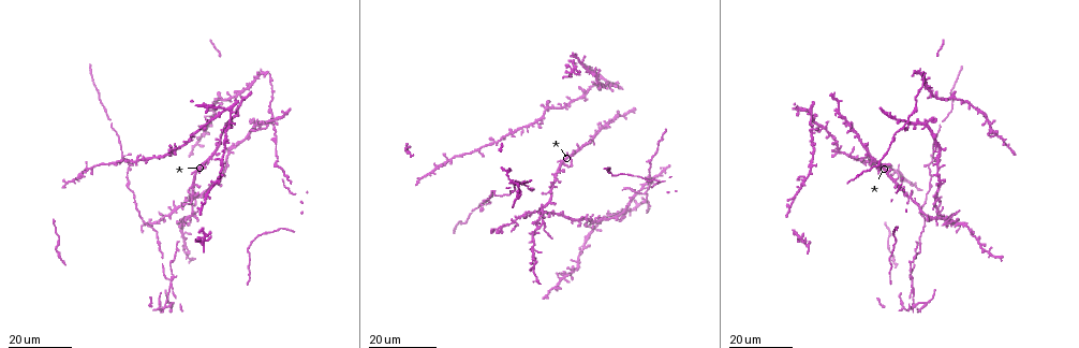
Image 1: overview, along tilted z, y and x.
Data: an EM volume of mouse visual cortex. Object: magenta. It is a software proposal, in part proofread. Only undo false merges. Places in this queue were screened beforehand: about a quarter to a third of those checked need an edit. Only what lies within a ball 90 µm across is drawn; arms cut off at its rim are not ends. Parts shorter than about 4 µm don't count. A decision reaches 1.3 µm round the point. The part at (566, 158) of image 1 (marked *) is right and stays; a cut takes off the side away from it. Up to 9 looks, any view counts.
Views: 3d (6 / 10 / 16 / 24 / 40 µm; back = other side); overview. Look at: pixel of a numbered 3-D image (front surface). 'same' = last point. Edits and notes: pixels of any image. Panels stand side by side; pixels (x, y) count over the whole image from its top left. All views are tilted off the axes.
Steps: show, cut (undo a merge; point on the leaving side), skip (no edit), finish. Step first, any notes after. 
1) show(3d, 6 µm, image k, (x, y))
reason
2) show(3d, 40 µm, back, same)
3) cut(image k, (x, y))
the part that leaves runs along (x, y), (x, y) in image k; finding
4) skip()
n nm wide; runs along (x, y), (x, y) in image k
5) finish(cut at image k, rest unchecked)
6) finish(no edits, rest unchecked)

show(3d, 24 µm, image 1, (929, 169))
arms run side by side

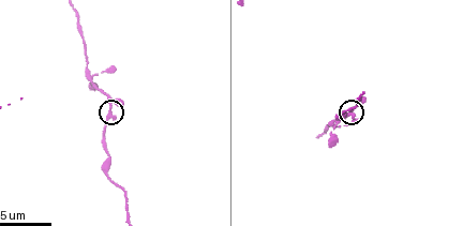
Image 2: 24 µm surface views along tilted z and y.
show(3d, 6 µm, image 2, (112, 107))
zoom in

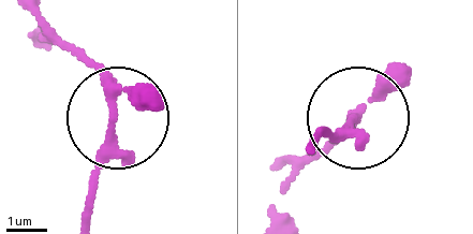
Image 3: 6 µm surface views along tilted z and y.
skip()
runs along (311, 146), (355, 118), (295, 161) in image 3; one neuron here

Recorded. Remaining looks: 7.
show(3d, 16 µm, image 1, (546, 225))
three arms meet

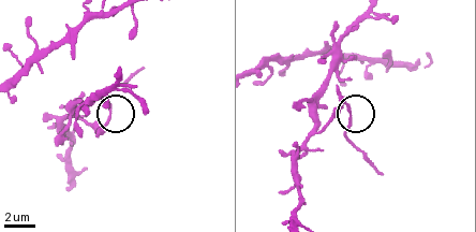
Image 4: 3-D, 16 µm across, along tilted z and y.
show(3d, 10 µm, image 4, (346, 107))
zoom in

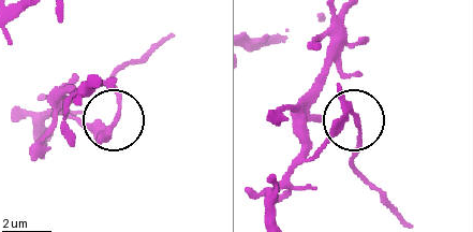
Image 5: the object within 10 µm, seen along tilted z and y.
cut(image 5, (119, 107))
3 arms; the part that leaves runs along (345, 115), (361, 140), (354, 165), (405, 221) in image 5; two neurons meet here

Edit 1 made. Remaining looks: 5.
show(3d, 16 µm, image 1, (142, 224))
a narrow waist

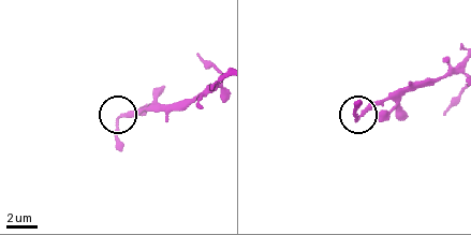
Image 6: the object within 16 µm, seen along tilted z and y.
show(3d, 10 µm, image 6, (116, 121))
closer look

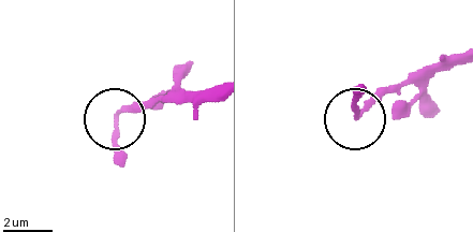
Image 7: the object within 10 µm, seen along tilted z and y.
show(3d, 6 µm, image 7, (358, 116))
closer look

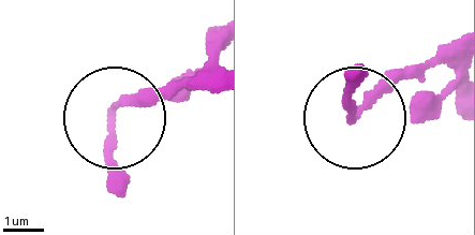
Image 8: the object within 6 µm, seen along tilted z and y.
skip()
continuous, no second neuron

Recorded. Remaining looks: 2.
show(3d, 16 µm, image 1, (970, 230))
calibre changes

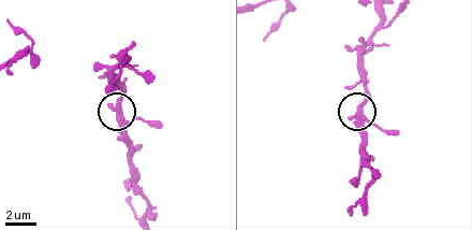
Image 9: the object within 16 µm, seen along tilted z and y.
show(3d, 10 µm, image 9, (119, 116))

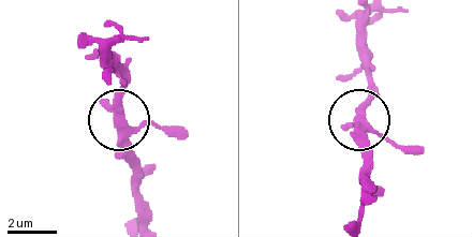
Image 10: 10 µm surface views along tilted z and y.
skip()
4 arms; one neuron here

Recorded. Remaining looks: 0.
finish(cut at image 5, rest unchecked)

